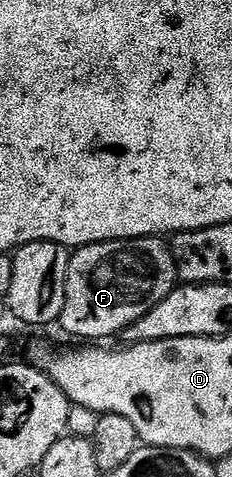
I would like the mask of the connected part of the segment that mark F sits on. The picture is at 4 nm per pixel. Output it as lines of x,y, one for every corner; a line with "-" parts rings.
161,238
152,239
117,239
111,243
93,243
87,247
79,247
71,254
70,264
68,265
68,277
66,278
66,292
64,293
64,309
60,320
60,327
63,327
70,335
75,335
78,341
106,341
109,335
117,336
119,333
132,326
137,319
144,317
153,303
164,301
168,293
172,293
176,284
179,282
178,270
174,265
174,257
170,253
169,246

